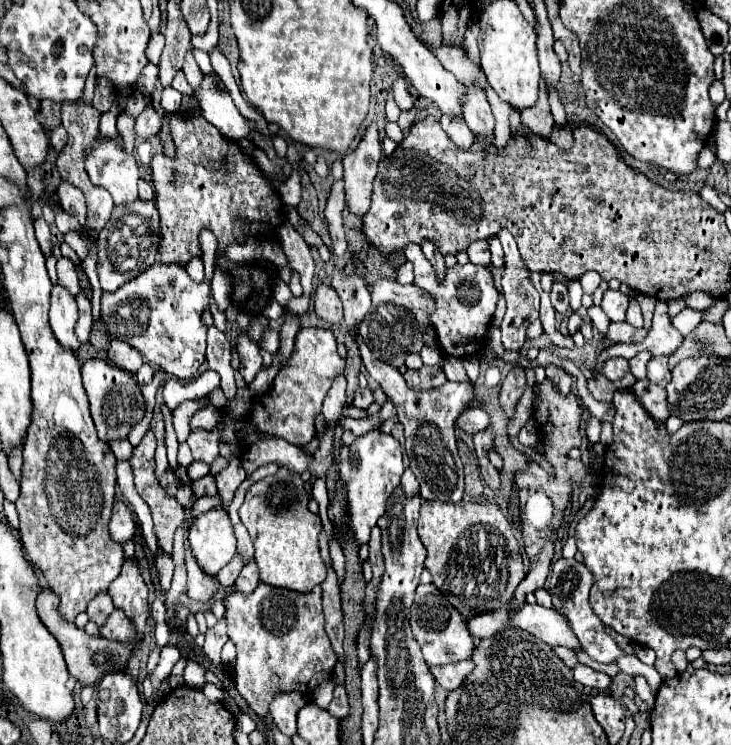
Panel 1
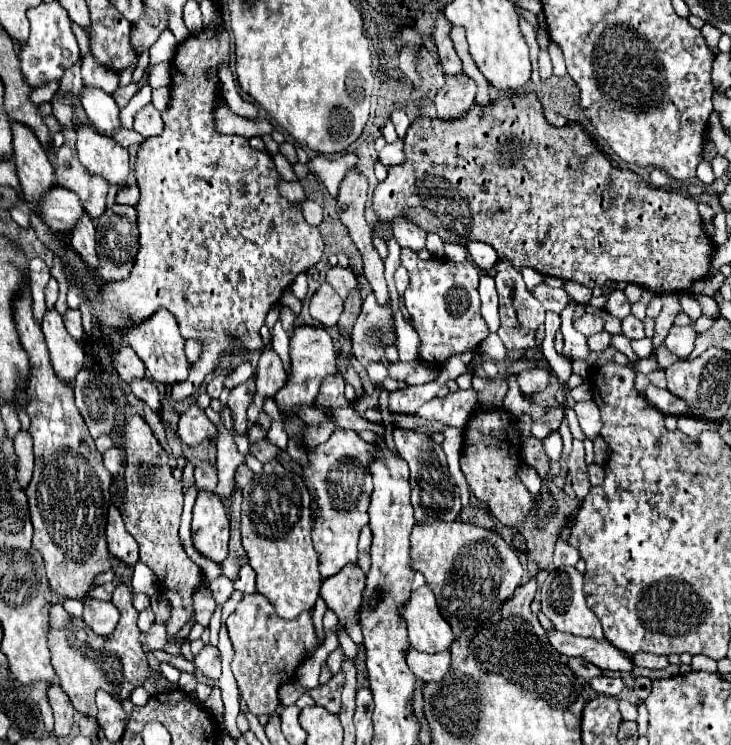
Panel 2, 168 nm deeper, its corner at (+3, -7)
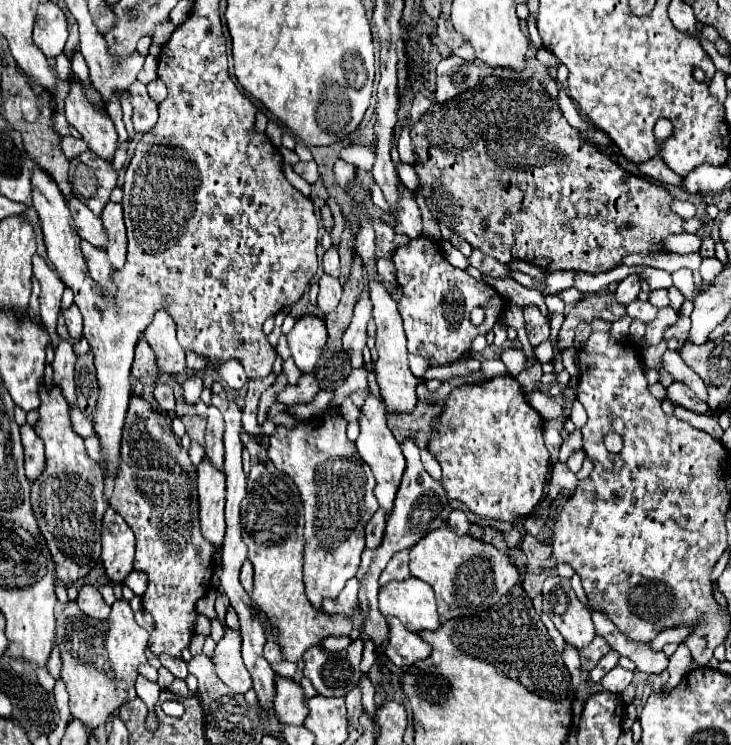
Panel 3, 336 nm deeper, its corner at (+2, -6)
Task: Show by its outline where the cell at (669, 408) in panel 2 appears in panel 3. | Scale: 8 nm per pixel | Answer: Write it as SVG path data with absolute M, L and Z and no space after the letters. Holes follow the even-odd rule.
M673 381L673 385L667 391L669 391L669 401L679 405L679 407L685 407L685 409L695 411L695 413L709 411L709 405L705 401L701 401L683 381Z

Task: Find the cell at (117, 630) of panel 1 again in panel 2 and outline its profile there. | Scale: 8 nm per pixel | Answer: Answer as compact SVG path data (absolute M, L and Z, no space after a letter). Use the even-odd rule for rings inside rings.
M90 600L84 604L84 622L98 634L108 636L118 624L118 610L112 602Z

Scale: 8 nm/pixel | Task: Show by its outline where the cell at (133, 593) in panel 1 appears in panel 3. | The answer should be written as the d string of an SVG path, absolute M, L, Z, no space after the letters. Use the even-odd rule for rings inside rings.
M125 599L115 601L111 606L111 615L105 621L93 621L91 617L85 617L75 601L67 603L65 609L57 617L57 645L61 649L61 677L69 691L69 709L71 715L79 721L83 721L87 727L95 729L101 723L105 723L125 701L135 697L135 679L137 679L137 665L147 663L147 639L149 633L137 625L133 611Z

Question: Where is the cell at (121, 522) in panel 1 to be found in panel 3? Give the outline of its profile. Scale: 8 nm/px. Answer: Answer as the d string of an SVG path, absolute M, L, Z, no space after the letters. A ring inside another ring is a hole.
M107 507L101 527L101 563L105 575L113 583L123 583L123 579L133 569L133 549L135 549L133 531L119 513Z

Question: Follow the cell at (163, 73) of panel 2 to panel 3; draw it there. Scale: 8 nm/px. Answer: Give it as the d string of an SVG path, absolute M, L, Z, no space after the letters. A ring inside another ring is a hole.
M133 81L133 85L129 85L127 91L131 95L135 131L147 133L157 123L157 103L149 97L147 87L141 81Z

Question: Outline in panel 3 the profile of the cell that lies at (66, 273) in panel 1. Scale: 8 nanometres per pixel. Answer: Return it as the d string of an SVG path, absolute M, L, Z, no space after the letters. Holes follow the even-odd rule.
M37 253L33 255L33 275L39 279L41 283L41 293L39 293L39 315L43 325L47 327L49 335L51 335L51 345L53 349L57 349L59 345L59 335L55 331L57 325L57 315L61 311L61 293L65 289L65 283L57 277L57 273L49 267L49 263L39 257Z

